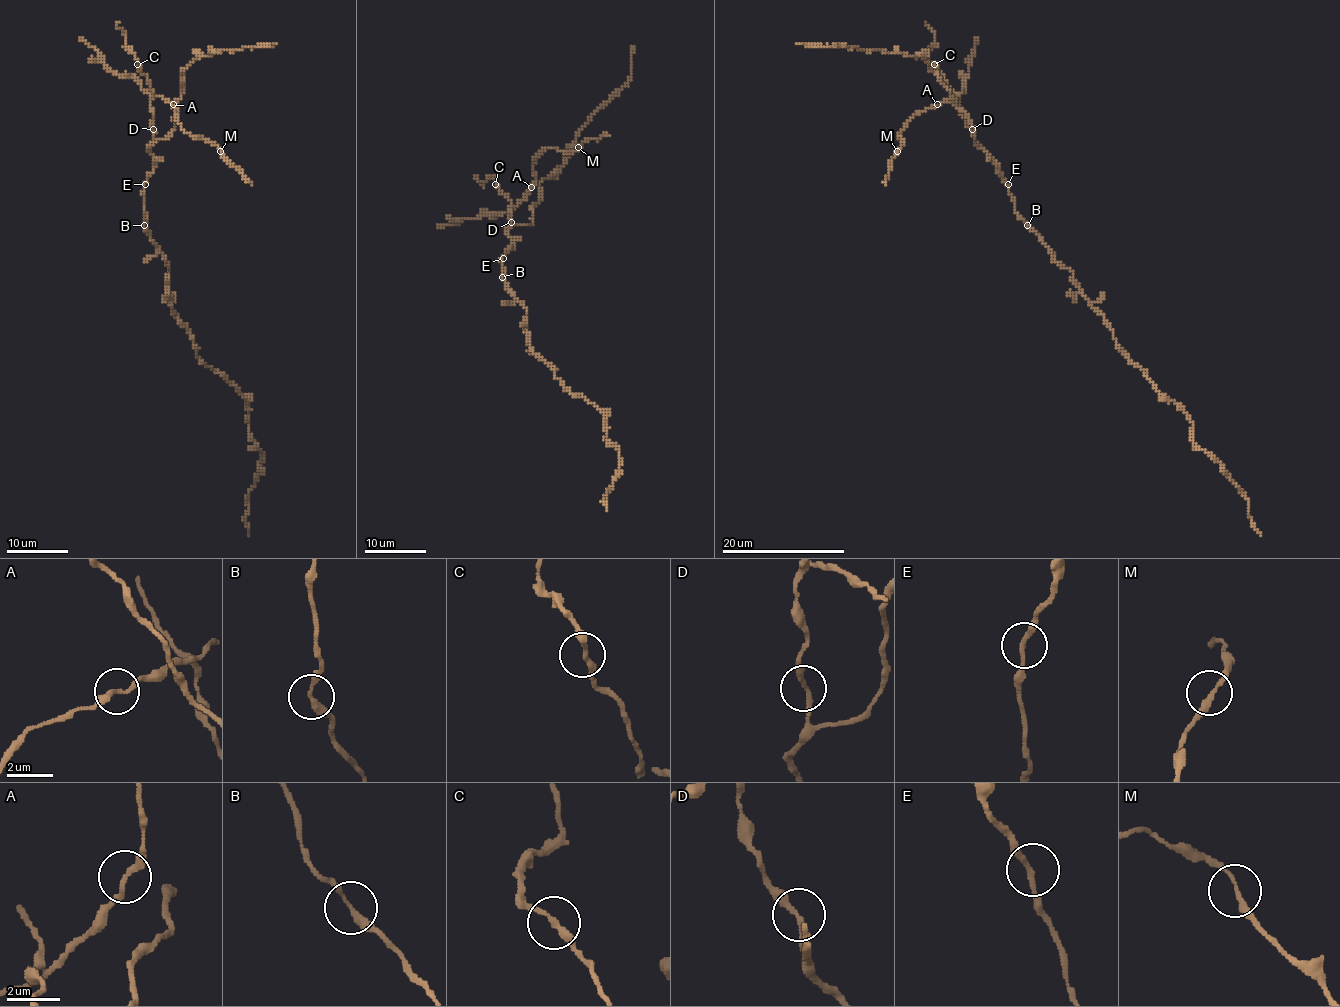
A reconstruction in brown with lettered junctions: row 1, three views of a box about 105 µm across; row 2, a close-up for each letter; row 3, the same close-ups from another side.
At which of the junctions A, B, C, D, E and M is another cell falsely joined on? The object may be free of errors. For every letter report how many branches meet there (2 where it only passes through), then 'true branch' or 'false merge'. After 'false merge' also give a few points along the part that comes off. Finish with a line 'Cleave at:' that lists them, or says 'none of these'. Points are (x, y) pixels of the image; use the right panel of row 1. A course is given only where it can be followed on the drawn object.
A: branches 2; true branch
B: branches 2; true branch
C: branches 2; true branch
D: branches 2; true branch
E: branches 2; true branch
M: branches 2; true branch
Cleave at: none of these

